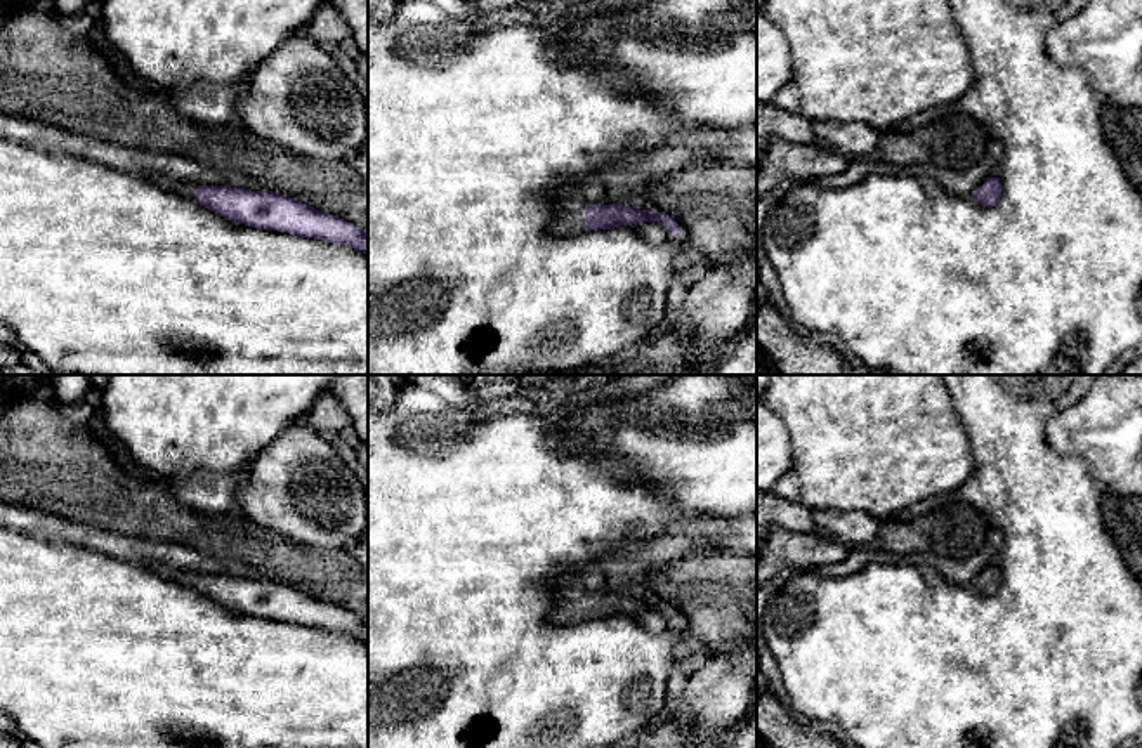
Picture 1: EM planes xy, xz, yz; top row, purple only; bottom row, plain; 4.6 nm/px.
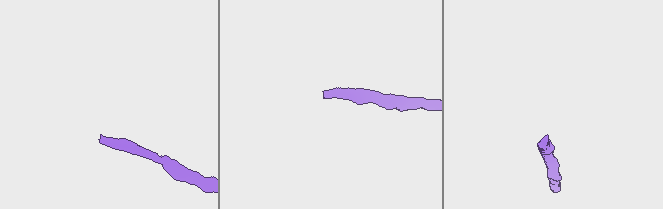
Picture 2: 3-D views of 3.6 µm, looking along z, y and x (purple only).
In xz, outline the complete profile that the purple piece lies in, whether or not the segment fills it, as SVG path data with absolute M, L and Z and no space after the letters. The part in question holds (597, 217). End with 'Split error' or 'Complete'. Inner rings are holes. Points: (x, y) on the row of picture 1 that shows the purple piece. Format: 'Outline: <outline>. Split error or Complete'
Outline: M576 205L561 207L550 219L548 233L552 236L568 238L585 231L614 229L640 222L658 222L679 234L680 227L666 212L637 210L633 205Z. Split error

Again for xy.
Outline: M175 182L167 189L194 198L201 207L238 224L345 245L368 253L368 233L361 227L274 191Z. Split error

